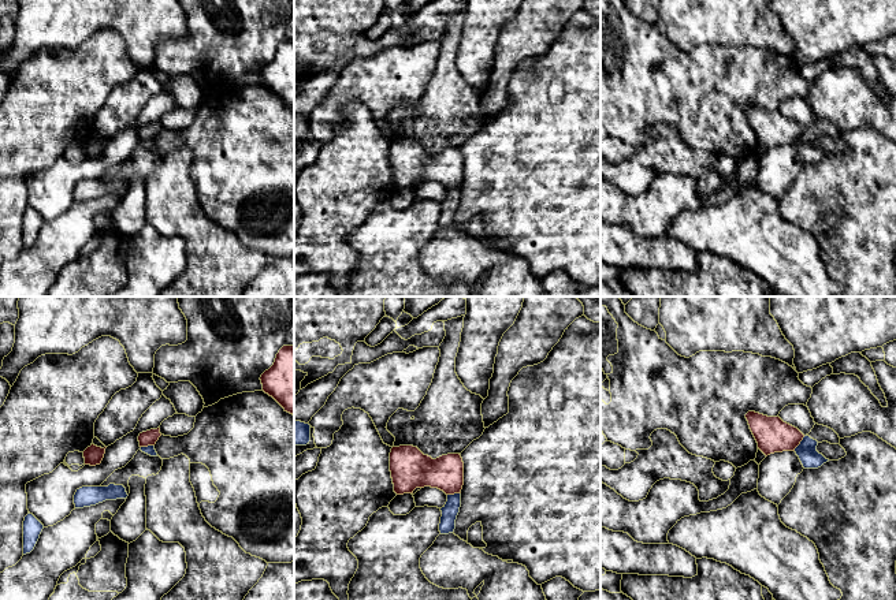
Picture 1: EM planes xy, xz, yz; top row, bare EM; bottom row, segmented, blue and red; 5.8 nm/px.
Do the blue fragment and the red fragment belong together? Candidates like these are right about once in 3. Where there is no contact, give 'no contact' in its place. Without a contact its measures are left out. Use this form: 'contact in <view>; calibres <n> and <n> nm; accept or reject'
contact in yz; calibres 120 and 200 nm; reject

